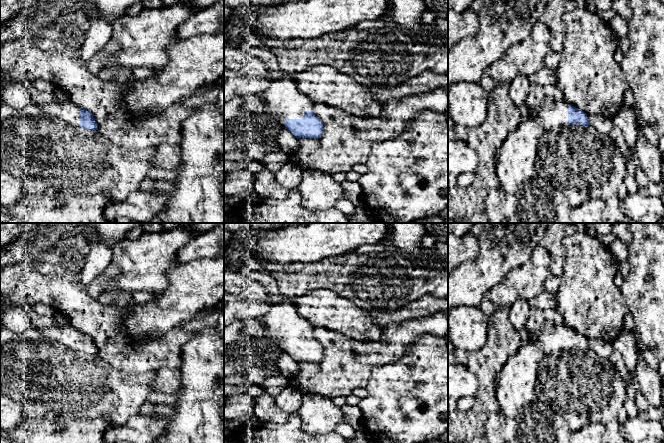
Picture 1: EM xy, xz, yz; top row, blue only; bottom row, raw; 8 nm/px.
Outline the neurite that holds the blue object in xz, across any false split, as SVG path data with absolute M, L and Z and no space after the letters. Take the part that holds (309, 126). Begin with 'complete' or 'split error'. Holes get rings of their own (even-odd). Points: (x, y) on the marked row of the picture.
split error | M288 78L273 80L268 89L260 92L259 96L265 102L268 114L283 122L285 129L297 139L319 138L324 132L323 122L313 112L314 103L298 91L294 80Z

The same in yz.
split error | M546 98L535 111L544 130L566 125L590 126L587 114L564 101Z

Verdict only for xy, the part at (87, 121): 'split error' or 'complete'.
split error

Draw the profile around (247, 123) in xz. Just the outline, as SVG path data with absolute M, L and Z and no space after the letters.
M259 94L236 96L224 103L224 154L245 149L250 160L262 163L268 153L279 151L277 137L283 129L284 122L268 114Z

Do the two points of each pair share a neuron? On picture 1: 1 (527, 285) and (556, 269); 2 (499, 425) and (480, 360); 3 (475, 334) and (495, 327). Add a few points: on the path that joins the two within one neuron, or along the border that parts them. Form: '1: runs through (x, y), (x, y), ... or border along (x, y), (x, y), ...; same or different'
1: border along (546, 250), (550, 256), (551, 273); different
2: border along (499, 410), (489, 415), (484, 432); different
3: border along (490, 317), (487, 341), (477, 350); different

